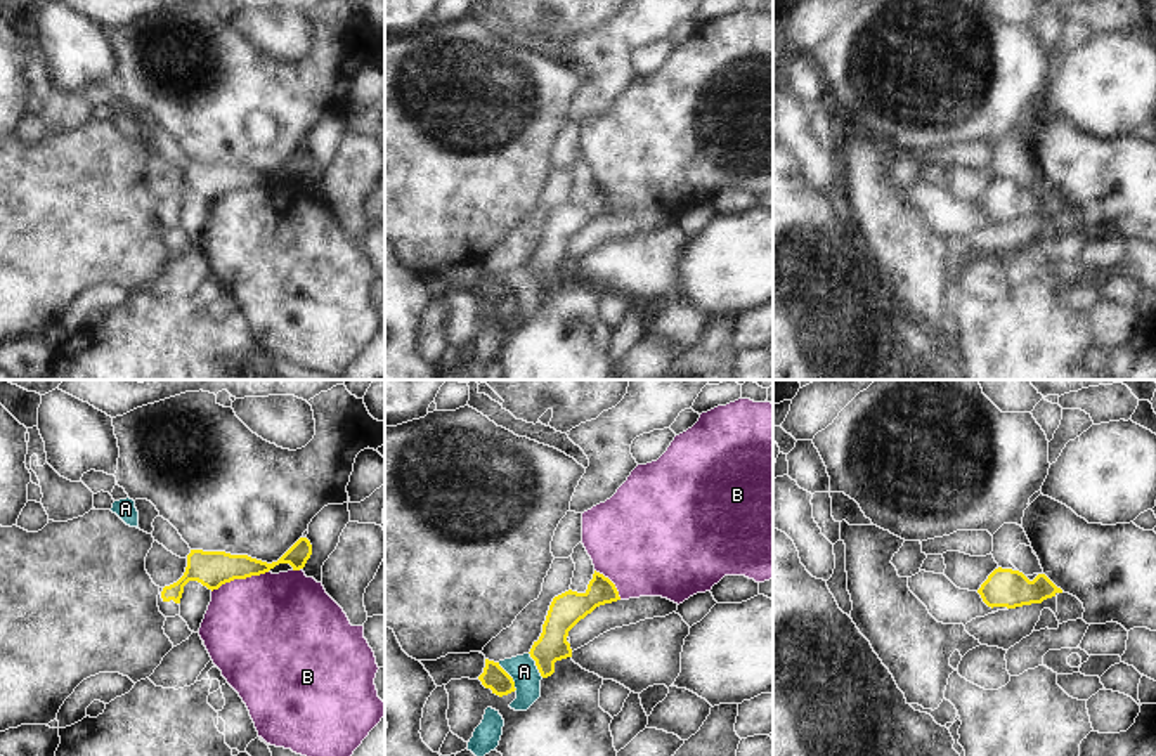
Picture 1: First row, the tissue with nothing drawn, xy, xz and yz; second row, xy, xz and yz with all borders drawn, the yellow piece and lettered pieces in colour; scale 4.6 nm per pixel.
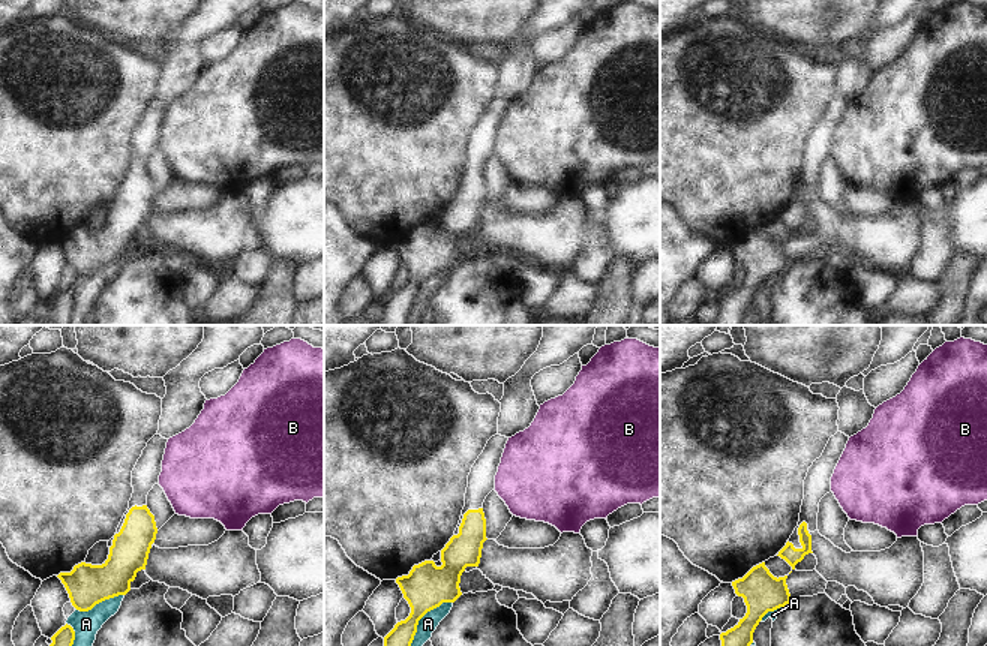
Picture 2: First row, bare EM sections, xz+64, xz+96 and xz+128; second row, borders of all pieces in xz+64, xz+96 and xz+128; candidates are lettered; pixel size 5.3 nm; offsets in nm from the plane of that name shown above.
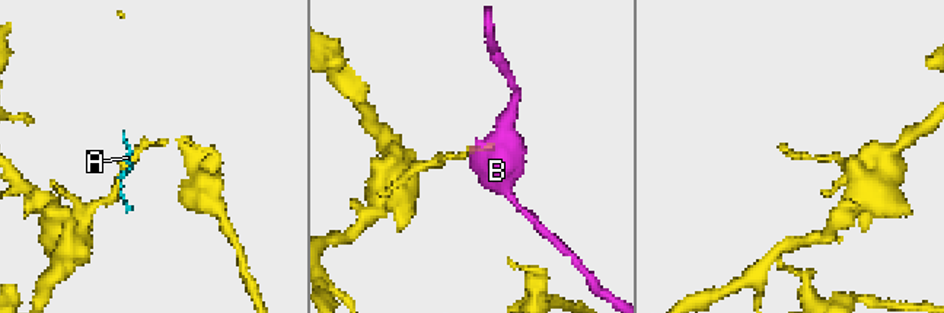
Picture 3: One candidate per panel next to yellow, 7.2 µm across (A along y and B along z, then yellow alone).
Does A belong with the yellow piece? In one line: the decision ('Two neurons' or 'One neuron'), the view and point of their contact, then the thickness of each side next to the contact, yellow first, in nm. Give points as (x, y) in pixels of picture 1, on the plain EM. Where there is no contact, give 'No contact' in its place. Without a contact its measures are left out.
Two neurons. Touches yellow at xz (510, 288). Thickness 110 nm (yellow) against 130 nm.

